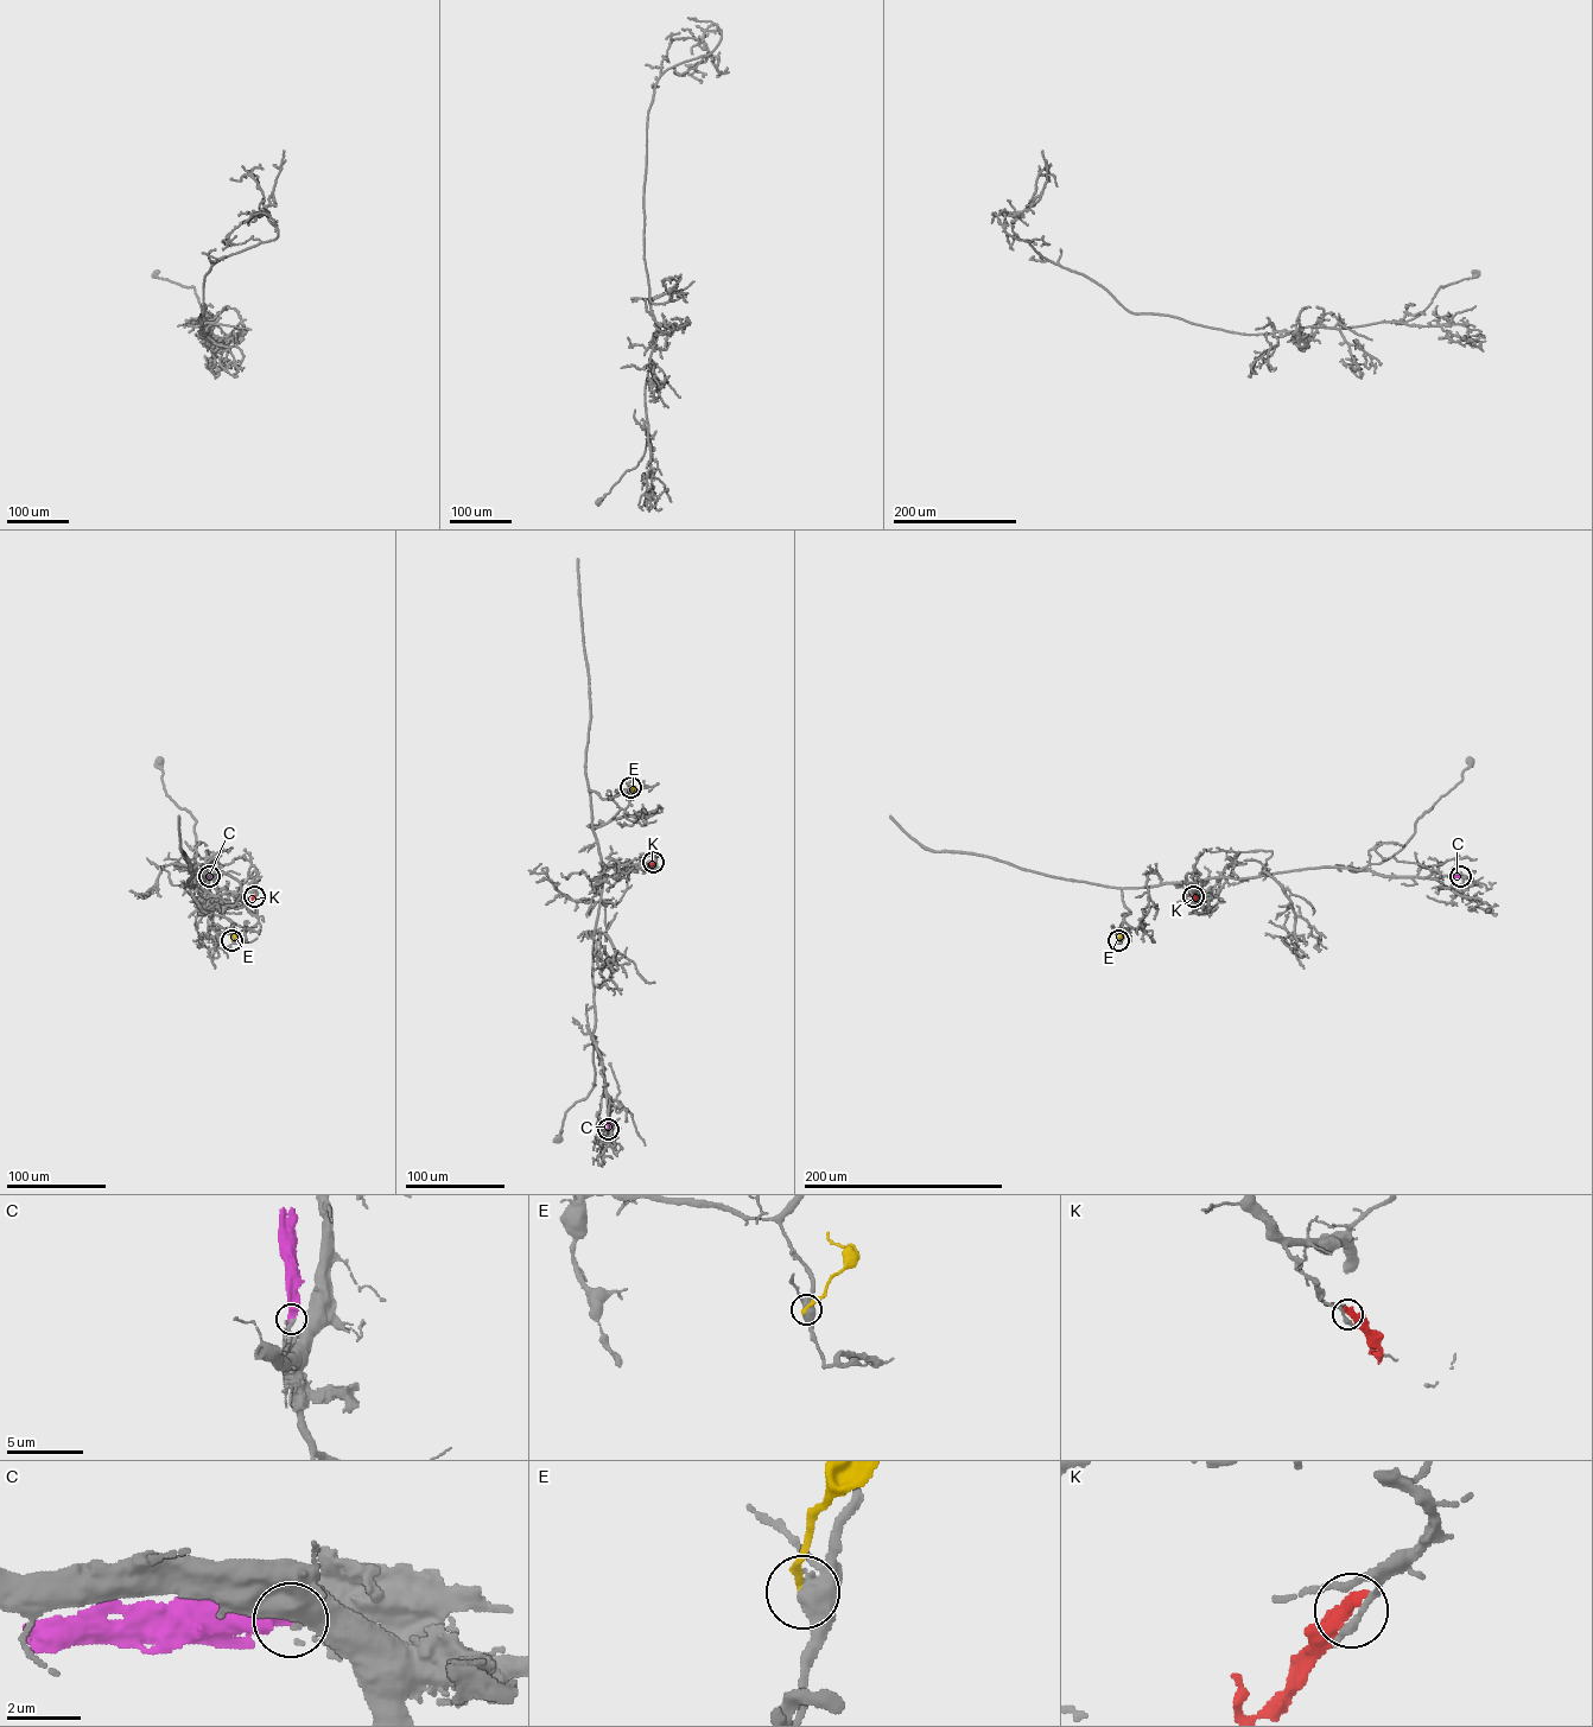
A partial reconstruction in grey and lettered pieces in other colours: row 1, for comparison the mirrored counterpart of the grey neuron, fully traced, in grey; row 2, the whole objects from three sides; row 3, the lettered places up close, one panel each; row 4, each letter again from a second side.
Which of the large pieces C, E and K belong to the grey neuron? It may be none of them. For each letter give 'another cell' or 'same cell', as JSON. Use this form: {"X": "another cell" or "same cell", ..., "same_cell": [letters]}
{"C": "same cell", "E": "another cell", "K": "another cell", "same_cell": ["C"]}

